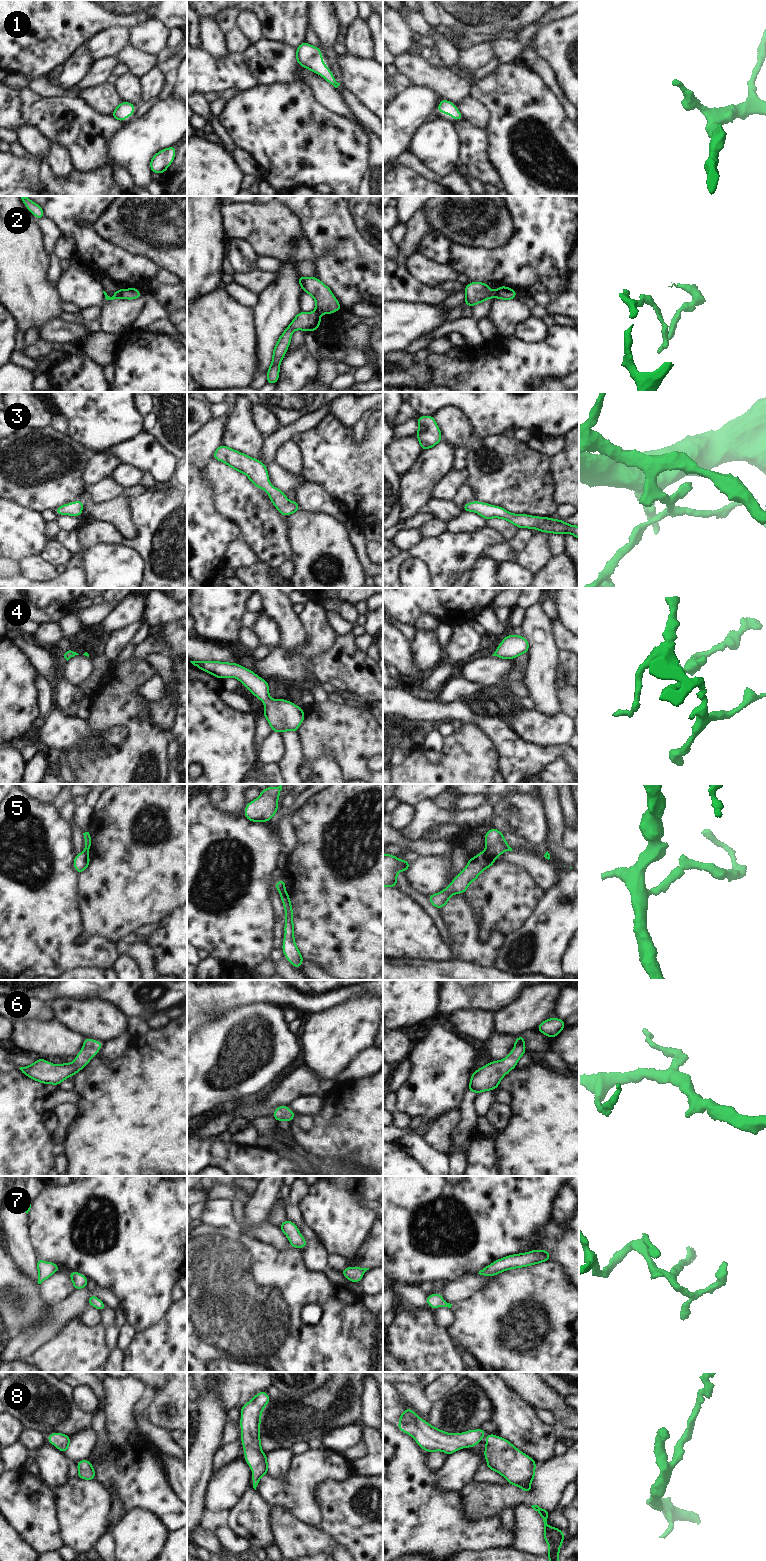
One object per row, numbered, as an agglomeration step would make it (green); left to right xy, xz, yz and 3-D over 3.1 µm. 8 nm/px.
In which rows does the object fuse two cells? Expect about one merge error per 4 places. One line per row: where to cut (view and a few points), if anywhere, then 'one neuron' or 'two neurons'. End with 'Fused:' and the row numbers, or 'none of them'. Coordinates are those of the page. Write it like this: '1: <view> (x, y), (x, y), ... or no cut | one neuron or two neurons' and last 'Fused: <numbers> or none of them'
1: no cut | one neuron
2: xy (121, 290), (120, 298) | two neurons
3: no cut | one neuron
4: no cut | one neuron
5: yz (485, 851), (494, 858) | two neurons
6: no cut | one neuron
7: no cut | one neuron
8: no cut | one neuron
Fused: 2, 5

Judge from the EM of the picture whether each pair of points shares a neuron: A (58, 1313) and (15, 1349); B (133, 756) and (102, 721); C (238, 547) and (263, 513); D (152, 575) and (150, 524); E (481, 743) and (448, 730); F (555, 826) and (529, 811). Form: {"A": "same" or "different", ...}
{"A": "same", "B": "same", "C": "different", "D": "same", "E": "different", "F": "different"}

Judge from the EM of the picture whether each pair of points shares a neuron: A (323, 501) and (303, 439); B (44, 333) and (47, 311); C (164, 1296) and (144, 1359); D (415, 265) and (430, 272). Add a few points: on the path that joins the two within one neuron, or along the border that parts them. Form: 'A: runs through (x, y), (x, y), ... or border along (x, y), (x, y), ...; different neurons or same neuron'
A: border along (306, 481), (321, 486), (337, 500); different neurons
B: border along (58, 317), (48, 321), (37, 330); different neurons
C: border along (170, 1306), (161, 1320), (135, 1332); different neurons
D: runs through (419, 266), (426, 271); same neuron

